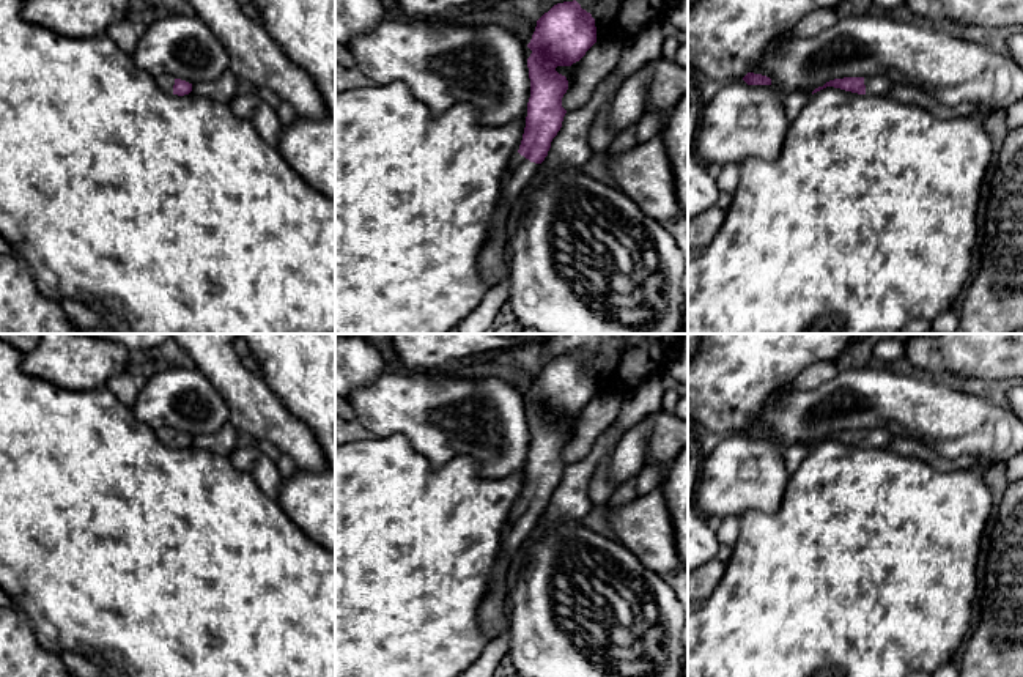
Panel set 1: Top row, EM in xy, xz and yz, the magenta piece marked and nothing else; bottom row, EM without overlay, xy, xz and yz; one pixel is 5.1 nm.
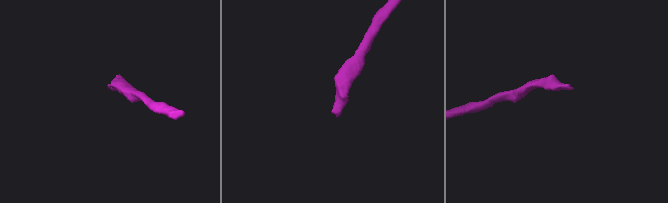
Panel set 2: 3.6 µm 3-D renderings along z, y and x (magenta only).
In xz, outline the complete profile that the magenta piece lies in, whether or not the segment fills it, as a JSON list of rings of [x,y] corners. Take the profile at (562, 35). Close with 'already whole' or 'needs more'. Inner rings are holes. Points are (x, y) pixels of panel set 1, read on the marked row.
[[[576,0],[554,5],[537,20],[527,44],[532,54],[527,58],[530,98],[526,128],[505,179],[508,202],[500,205],[494,219],[496,228],[491,230],[489,241],[480,253],[480,274],[489,288],[502,282],[507,274],[504,261],[505,224],[512,202],[527,184],[529,175],[548,156],[551,142],[560,131],[567,113],[562,98],[568,90],[568,80],[556,68],[579,61],[595,43],[595,19]]] | needs more

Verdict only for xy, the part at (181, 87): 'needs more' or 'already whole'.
needs more

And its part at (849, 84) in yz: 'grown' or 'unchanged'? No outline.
grown

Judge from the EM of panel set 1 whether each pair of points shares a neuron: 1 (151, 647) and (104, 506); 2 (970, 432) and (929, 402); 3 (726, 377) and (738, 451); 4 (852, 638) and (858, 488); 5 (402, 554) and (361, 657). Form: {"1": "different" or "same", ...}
{"1": "same", "2": "same", "3": "different", "4": "same", "5": "same"}

